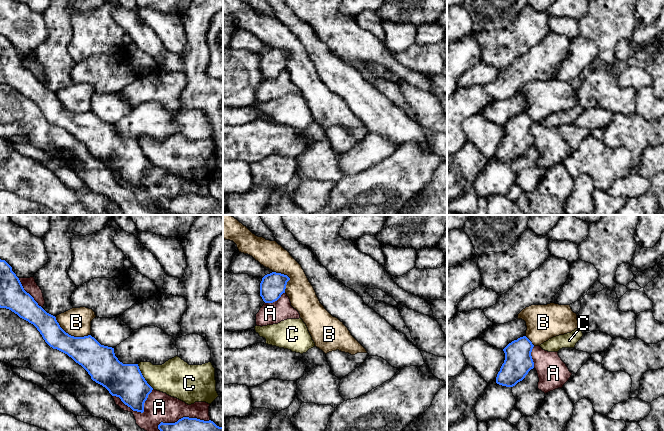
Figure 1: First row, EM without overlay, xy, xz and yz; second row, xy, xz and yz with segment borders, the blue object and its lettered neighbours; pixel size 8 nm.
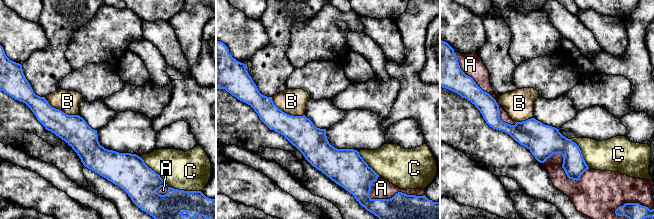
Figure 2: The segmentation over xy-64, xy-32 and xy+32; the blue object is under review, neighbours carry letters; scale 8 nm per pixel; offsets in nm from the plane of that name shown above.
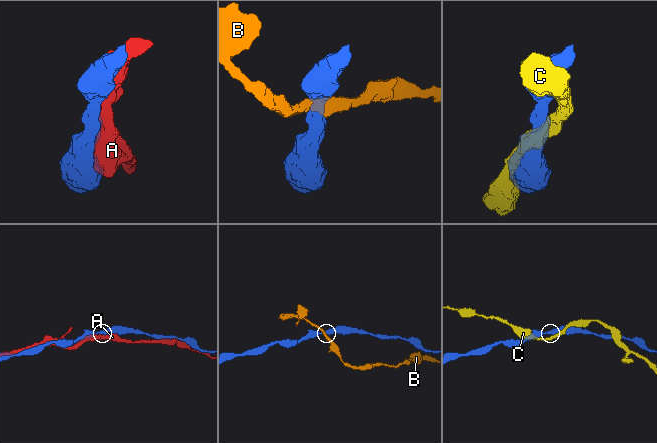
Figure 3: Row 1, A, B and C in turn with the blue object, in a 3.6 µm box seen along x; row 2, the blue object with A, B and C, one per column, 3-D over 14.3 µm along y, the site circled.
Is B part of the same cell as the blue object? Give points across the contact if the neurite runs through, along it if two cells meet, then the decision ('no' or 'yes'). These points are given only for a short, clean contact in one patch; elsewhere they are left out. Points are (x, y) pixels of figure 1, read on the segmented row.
border xy (55, 317), (58, 324), (69, 334), (74, 336), (90, 335); no

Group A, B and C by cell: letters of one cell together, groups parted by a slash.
A / B / C

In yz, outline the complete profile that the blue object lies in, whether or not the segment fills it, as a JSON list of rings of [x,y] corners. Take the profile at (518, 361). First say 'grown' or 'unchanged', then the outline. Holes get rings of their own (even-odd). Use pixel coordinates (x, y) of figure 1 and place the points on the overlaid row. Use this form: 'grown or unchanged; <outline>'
unchanged; [[[520,337],[509,343],[504,349],[505,360],[496,377],[496,383],[513,387],[522,381],[534,368],[531,352],[534,345],[526,337]]]

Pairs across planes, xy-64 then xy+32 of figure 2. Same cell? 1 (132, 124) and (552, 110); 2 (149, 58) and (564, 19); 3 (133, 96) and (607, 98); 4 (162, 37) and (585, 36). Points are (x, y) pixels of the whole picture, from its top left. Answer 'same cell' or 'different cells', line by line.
1: different cells
2: same cell
3: same cell
4: different cells

